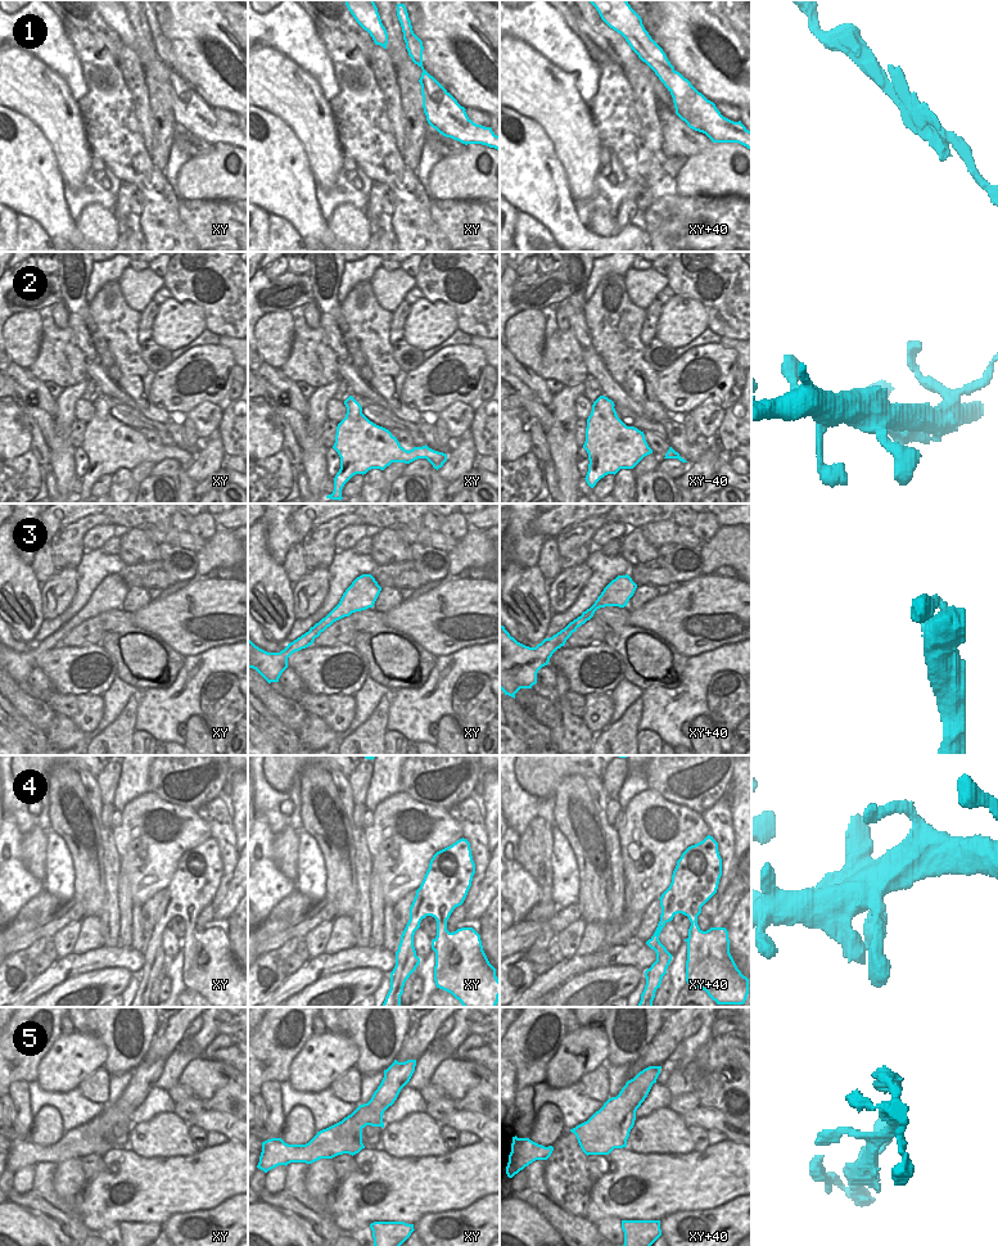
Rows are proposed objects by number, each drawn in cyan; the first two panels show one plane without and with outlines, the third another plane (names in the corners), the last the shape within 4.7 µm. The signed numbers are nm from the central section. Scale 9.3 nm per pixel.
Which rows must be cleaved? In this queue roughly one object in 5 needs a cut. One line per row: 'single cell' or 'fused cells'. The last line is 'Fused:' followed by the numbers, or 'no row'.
1: single cell
2: single cell
3: single cell
4: single cell
5: single cell
Fused: no row

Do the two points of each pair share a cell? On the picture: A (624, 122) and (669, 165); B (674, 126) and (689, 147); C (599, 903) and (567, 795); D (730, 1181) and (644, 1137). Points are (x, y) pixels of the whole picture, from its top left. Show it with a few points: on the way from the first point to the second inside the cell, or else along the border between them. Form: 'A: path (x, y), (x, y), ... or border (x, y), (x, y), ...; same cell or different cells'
A: border (664, 158), (662, 167), (673, 177); different cells
B: path (676, 131), (683, 141); same cell
C: path (595, 876), (588, 856), (573, 834), (570, 822); same cell
D: border (694, 1150), (673, 1154), (644, 1152); different cells

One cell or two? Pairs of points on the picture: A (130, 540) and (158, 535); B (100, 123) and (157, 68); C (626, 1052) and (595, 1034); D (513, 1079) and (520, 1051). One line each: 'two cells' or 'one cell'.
A: two cells
B: one cell
C: two cells
D: one cell

